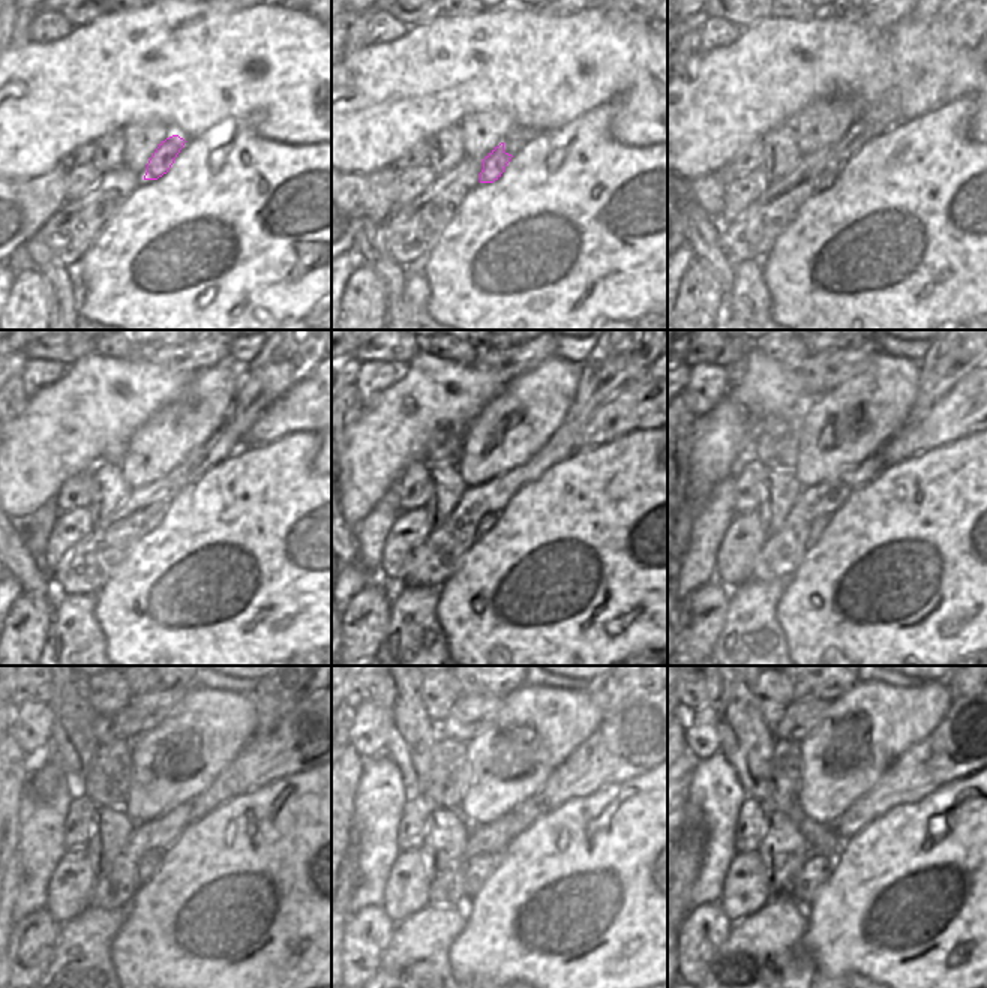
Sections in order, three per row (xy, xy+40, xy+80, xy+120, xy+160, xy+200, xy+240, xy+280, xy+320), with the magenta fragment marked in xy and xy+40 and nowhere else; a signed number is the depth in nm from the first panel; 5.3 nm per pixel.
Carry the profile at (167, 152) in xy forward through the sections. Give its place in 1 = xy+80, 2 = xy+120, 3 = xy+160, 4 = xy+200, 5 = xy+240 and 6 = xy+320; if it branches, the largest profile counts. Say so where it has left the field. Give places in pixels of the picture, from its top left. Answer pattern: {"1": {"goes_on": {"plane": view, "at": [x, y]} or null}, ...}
{"1": {"goes_on": {"plane": "xy+80", "at": [825, 180]}}, "2": {"goes_on": {"plane": "xy+120", "at": [152, 522]}}, "3": {"goes_on": {"plane": "xy+160", "at": [489, 519]}}, "4": {"goes_on": {"plane": "xy+200", "at": [818, 526]}}, "5": {"goes_on": {"plane": "xy+240", "at": [149, 864]}}, "6": {"goes_on": {"plane": "xy+320", "at": [816, 870]}}}

